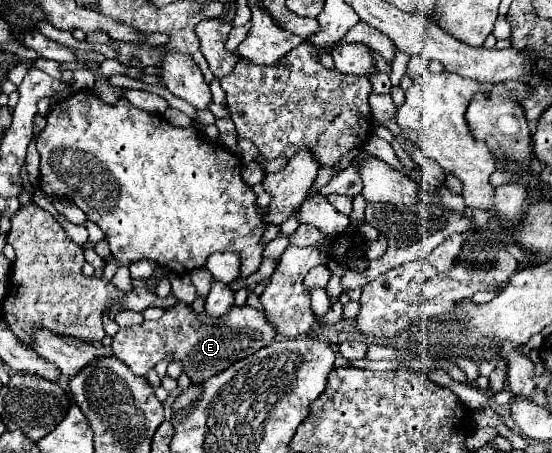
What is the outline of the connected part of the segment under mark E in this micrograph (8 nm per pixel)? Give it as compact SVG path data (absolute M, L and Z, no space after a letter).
M179 301L177 305L165 309L159 321L143 321L141 325L123 327L113 335L111 351L121 359L135 375L145 375L163 357L181 363L183 373L189 375L193 383L203 383L215 373L221 373L241 357L249 357L263 345L275 339L277 333L269 329L265 315L249 305L233 305L223 317L209 317L207 311L197 313L191 305Z

